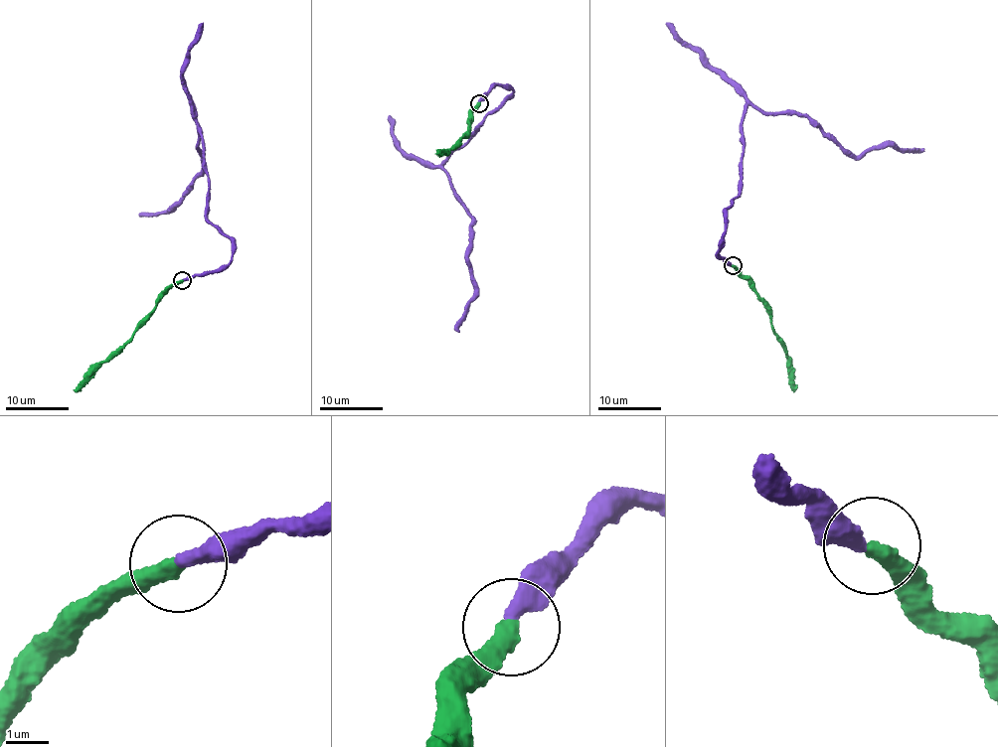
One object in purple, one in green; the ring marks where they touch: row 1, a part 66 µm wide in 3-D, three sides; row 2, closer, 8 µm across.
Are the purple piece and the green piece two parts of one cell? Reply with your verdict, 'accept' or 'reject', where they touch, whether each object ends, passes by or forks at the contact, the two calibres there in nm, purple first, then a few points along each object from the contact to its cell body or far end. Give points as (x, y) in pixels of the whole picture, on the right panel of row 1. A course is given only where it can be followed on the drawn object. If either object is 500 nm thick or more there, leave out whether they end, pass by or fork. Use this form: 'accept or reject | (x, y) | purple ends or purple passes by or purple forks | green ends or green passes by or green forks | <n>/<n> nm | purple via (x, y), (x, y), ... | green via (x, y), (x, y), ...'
accept | (733, 265) | purple ends | green ends | 380/400 nm | purple via (732, 264), (718, 251), (726, 208), (739, 194), (749, 104), (809, 118), (855, 155), (886, 145), (924, 151) | green via (733, 265), (742, 275), (748, 277), (759, 295), (788, 362), (793, 390)

